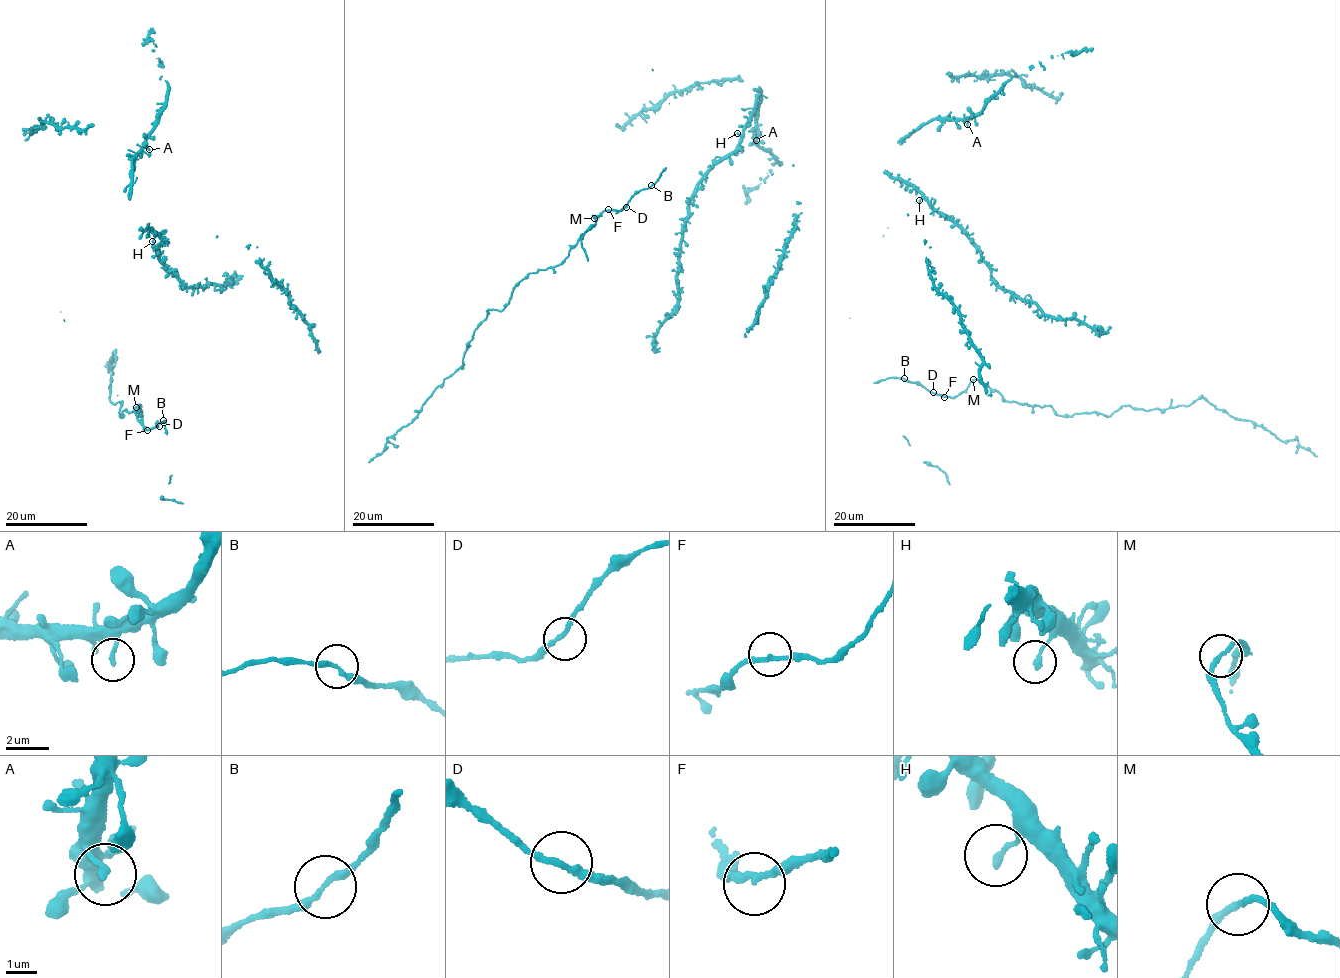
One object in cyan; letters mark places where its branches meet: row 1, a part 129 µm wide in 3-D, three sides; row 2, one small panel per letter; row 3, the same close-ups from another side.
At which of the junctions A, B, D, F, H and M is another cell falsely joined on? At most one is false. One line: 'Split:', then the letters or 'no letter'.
Split: no letter

